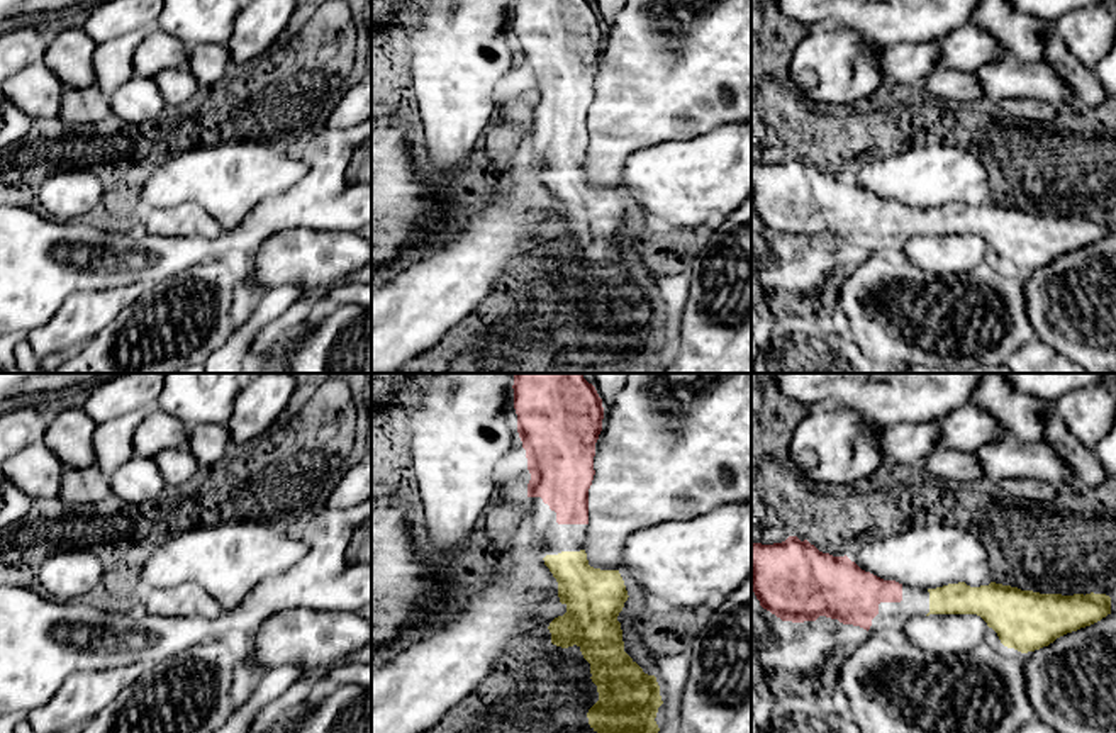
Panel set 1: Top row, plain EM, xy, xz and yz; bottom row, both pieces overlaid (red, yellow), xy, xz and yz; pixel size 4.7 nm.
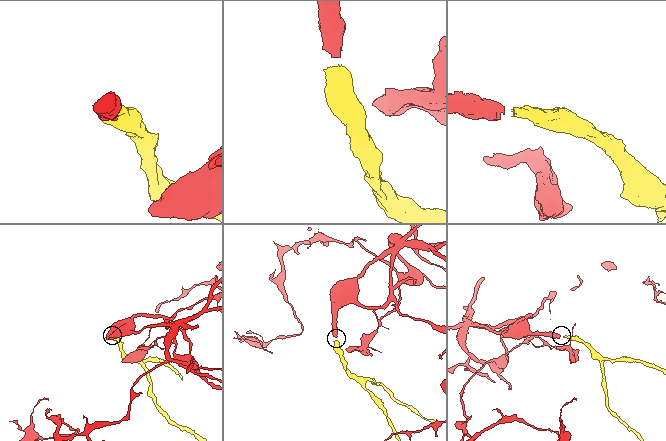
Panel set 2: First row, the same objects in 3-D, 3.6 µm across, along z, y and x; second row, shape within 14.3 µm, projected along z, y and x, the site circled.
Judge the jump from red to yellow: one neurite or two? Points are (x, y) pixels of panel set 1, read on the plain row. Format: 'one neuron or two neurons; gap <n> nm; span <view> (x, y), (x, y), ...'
one neuron; gap 130 nm; span xz (580, 143), (580, 170)

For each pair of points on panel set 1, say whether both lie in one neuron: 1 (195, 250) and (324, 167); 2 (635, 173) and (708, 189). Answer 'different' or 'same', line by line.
1: same
2: same

